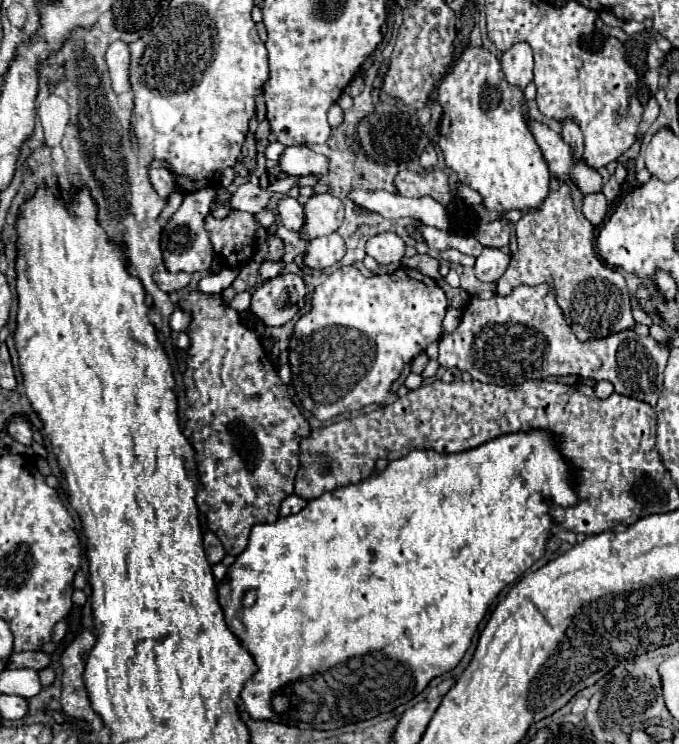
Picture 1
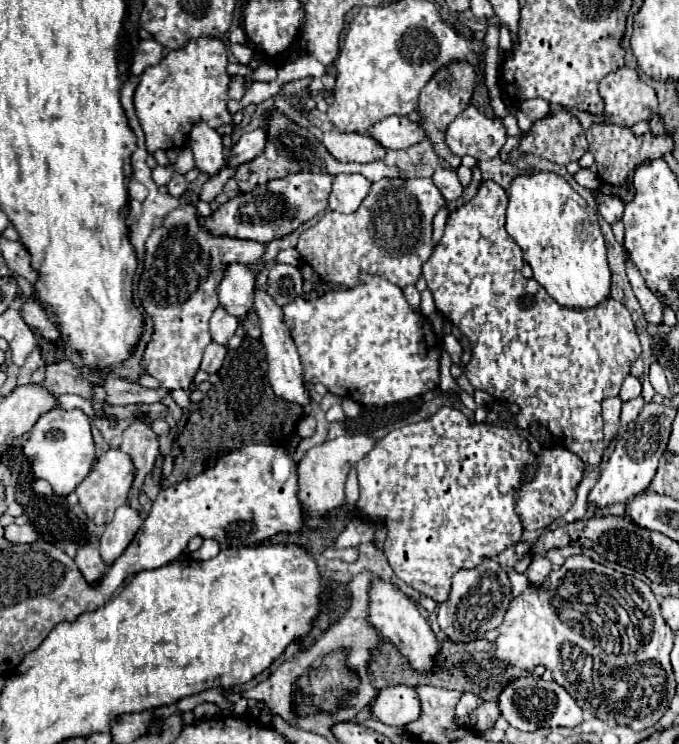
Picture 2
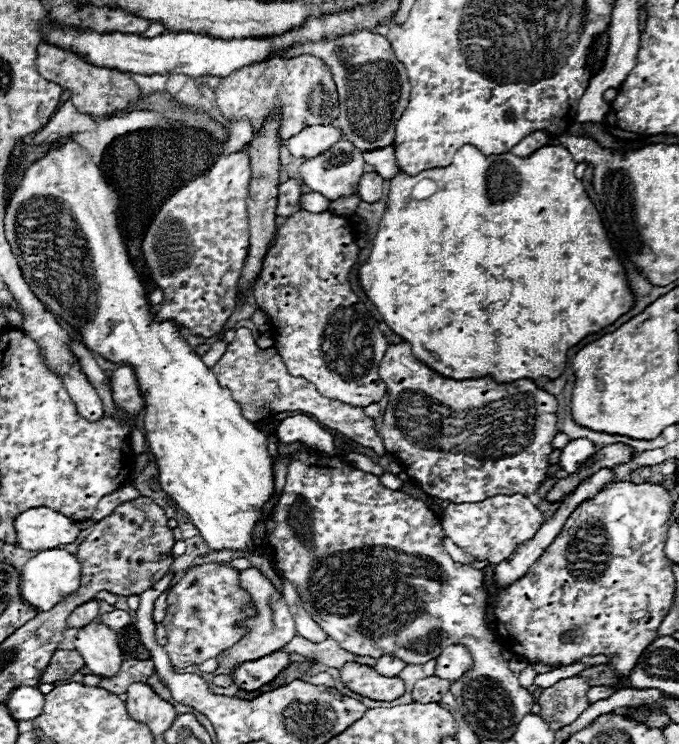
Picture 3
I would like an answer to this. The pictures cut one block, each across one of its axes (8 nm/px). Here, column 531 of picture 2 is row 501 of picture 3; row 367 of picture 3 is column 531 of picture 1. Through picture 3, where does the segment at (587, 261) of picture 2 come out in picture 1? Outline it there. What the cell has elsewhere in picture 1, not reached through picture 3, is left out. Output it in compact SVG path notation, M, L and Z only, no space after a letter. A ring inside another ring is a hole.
M468 46L440 80L436 100L444 108L438 128L438 146L442 150L446 166L458 174L460 182L480 192L488 210L508 212L522 208L540 208L542 200L548 194L548 166L530 132L528 116L524 112L524 94L520 88L508 84L500 60L490 50Z

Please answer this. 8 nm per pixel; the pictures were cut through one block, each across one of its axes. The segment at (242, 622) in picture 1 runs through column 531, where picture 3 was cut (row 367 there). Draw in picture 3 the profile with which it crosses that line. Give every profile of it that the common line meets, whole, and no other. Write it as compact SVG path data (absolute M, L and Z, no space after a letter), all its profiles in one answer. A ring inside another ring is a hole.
M548 144L536 150L536 154L528 158L518 158L514 154L492 154L484 156L474 146L462 146L454 154L454 162L446 168L432 168L424 170L416 176L408 176L406 172L398 172L390 180L388 190L388 208L380 222L380 230L374 238L370 258L366 264L358 270L358 280L366 292L366 296L374 302L378 312L382 314L384 322L406 342L412 344L412 354L436 370L438 374L452 378L452 380L474 380L492 376L498 384L510 384L514 380L538 380L538 378L550 378L556 380L562 376L568 364L568 350L574 348L580 340L586 336L600 332L602 328L614 324L622 314L630 312L636 304L636 298L632 294L630 282L626 278L626 270L610 246L608 234L604 230L604 224L600 220L600 214L594 206L594 202L588 198L582 182L574 176L574 158L562 144ZM422 178L430 178L436 182L438 190L426 198L426 200L414 200L412 188Z

